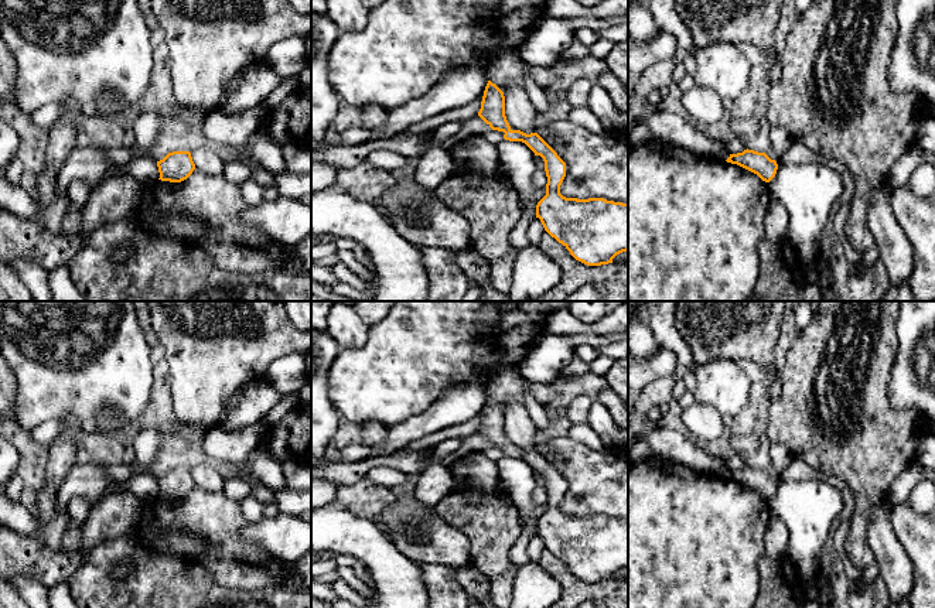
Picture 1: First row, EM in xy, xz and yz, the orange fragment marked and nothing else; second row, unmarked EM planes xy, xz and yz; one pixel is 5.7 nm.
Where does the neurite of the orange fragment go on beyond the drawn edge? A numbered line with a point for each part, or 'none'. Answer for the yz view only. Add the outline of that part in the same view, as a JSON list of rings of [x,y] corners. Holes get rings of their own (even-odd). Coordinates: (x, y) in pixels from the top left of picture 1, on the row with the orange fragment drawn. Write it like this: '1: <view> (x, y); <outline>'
none

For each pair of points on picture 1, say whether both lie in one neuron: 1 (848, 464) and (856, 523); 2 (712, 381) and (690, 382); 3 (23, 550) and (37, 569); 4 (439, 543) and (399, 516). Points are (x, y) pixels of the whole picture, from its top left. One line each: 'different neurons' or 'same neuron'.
1: same neuron
2: different neurons
3: same neuron
4: same neuron

